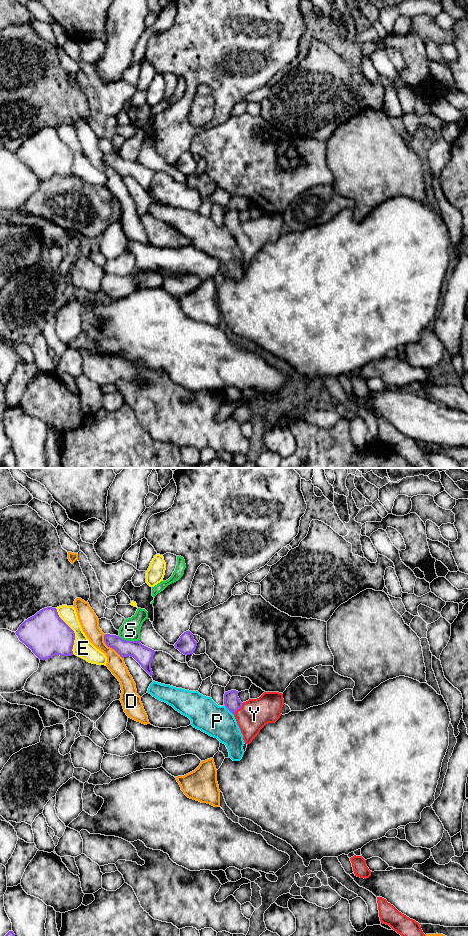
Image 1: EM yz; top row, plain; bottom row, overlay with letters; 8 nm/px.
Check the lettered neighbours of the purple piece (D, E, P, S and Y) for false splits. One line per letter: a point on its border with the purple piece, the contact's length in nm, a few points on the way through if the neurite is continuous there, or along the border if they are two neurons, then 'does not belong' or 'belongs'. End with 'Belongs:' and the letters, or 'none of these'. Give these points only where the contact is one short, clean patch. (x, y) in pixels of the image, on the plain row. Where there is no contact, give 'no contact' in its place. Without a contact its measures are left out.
D: yz (109, 166) | 240 nm | does not belong
E: yz (73, 151) | 400 nm | does not belong
P: yz (229, 230) | 100 nm | does not belong
S: yz (129, 161) | 180 nm | does not belong
Y: yz (238, 228) | 120 nm | across yz (232, 222), (238, 228), (246, 234), (254, 234) | belongs
Belongs: Y

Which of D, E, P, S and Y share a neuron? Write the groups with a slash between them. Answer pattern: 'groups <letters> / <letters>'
groups D / E / P / S / Y

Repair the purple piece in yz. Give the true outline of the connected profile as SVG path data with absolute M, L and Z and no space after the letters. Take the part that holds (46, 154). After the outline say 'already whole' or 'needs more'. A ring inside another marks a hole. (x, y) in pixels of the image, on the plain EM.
M47 127L25 140L15 152L40 179L55 175L71 176L75 160L74 151L59 137L57 129Z; already whole

